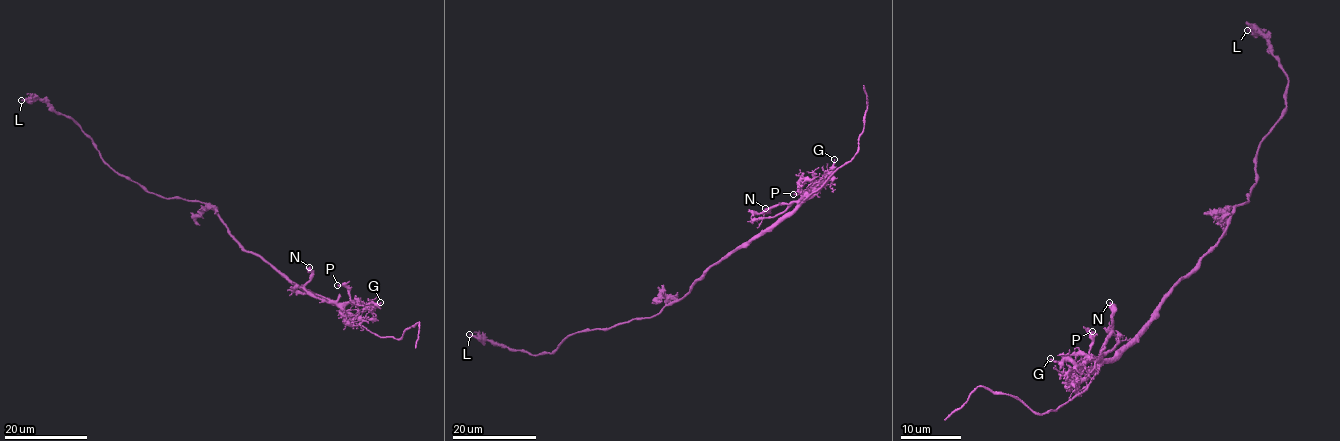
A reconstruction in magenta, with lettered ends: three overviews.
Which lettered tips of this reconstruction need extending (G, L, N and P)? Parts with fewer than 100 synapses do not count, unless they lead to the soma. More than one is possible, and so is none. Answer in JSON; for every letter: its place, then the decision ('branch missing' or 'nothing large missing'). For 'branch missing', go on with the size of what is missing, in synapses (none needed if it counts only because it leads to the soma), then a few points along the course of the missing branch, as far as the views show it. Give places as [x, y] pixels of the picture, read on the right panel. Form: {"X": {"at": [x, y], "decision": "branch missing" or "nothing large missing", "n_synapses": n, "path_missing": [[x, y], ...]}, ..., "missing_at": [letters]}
{"G": {"at": [1050, 358], "decision": "nothing large missing"}, "L": {"at": [1247, 30], "decision": "nothing large missing"}, "N": {"at": [1109, 302], "decision": "nothing large missing"}, "P": {"at": [1092, 331], "decision": "nothing large missing"}, "missing_at": []}

